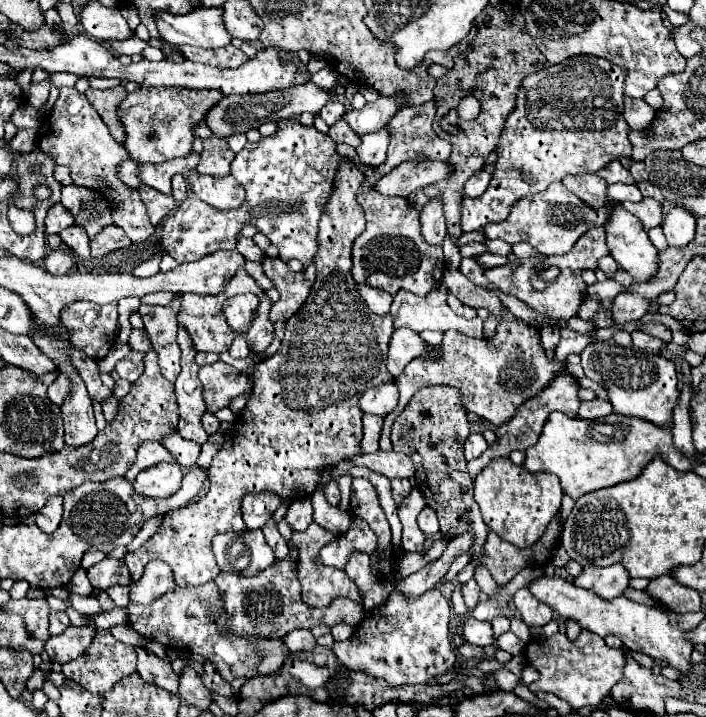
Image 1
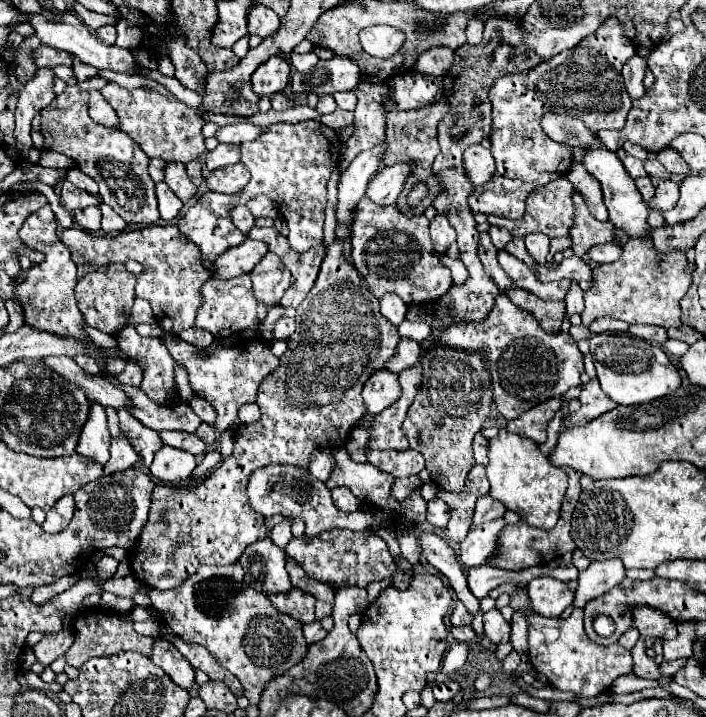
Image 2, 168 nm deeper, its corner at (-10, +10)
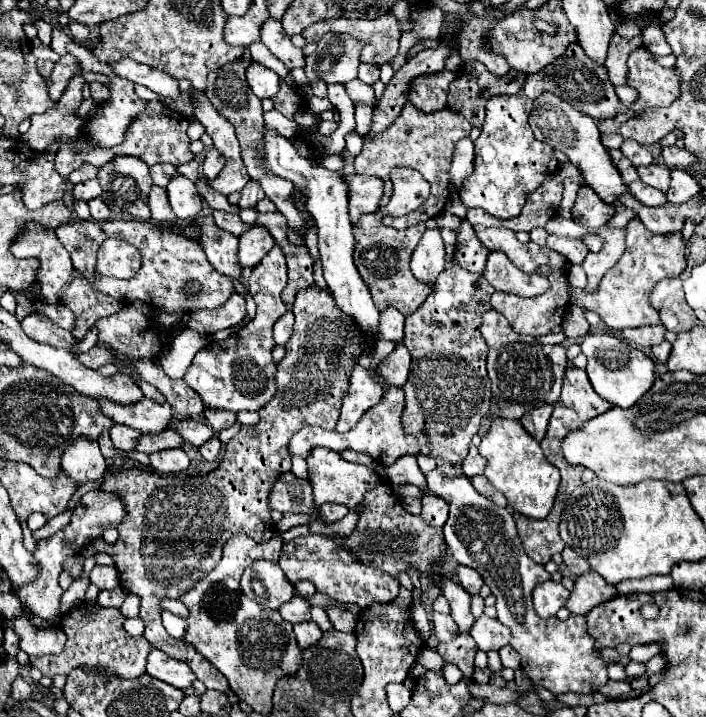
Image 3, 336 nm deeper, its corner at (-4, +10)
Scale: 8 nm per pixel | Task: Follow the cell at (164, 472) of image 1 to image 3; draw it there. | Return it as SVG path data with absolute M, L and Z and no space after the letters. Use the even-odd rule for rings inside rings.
M172 448L150 454L150 466L158 474L176 474L190 466L190 458L182 448Z

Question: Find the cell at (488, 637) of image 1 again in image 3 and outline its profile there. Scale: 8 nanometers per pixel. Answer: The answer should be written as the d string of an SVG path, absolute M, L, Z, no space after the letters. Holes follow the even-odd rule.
M488 616L476 618L474 626L470 628L470 634L478 650L484 650L484 652L500 650L510 642L510 630L500 620L488 618Z

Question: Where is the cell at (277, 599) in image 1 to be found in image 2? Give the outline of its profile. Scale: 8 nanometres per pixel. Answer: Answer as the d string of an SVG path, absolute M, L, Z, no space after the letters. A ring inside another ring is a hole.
M292 586L288 592L282 594L268 594L268 600L278 608L282 614L294 616L298 622L314 622L314 604L316 598L296 586Z

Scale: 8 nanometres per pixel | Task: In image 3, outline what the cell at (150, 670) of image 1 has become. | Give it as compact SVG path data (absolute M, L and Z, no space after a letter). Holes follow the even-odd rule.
M152 648L148 654L148 664L146 664L146 672L166 684L172 684L180 690L186 690L192 686L192 682L196 680L194 672L190 670L188 664L174 660L170 656L166 656L164 652Z

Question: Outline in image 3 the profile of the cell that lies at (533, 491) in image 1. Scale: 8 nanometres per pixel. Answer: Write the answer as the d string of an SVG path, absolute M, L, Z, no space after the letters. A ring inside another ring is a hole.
M496 418L480 442L480 456L488 460L486 478L506 496L516 512L536 520L548 516L560 486L560 472L546 460L540 444L524 430L520 420Z

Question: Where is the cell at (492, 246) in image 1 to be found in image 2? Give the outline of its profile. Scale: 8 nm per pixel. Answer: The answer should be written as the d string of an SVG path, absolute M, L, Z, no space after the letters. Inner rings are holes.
M528 234L528 236L524 236L524 244L526 244L528 252L530 252L540 264L546 264L546 262L548 262L548 254L550 254L548 242L550 242L550 240L548 240L544 234Z

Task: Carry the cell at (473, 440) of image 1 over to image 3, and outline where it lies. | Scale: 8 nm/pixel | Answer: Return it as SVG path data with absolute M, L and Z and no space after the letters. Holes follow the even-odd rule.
M470 446L470 452L468 456L464 458L464 466L462 466L462 472L466 476L476 476L476 474L482 474L486 468L486 462L484 458L478 454L478 448L476 446Z

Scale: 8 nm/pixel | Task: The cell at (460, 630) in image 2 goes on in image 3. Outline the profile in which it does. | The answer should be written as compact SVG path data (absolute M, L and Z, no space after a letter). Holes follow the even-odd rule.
M434 612L432 614L432 624L434 624L434 634L440 642L456 638L456 624L452 622L452 618L448 614Z

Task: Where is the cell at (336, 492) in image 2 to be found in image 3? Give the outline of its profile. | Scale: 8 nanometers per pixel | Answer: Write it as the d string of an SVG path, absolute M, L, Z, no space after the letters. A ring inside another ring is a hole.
M324 504L320 508L320 516L324 522L336 522L336 520L342 520L344 516L348 514L348 508L346 506L340 506L340 504Z

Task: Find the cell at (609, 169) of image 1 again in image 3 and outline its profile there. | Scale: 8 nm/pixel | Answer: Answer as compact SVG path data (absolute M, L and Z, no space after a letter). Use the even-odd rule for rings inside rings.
M610 150L608 154L610 154L614 166L620 170L620 176L622 176L622 180L624 180L626 184L638 180L638 172L636 172L636 168L632 166L632 162L630 162L620 150Z

